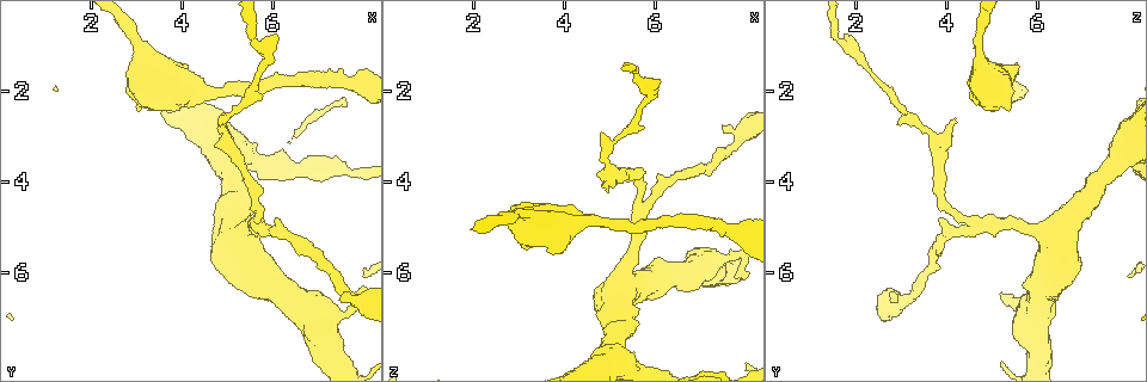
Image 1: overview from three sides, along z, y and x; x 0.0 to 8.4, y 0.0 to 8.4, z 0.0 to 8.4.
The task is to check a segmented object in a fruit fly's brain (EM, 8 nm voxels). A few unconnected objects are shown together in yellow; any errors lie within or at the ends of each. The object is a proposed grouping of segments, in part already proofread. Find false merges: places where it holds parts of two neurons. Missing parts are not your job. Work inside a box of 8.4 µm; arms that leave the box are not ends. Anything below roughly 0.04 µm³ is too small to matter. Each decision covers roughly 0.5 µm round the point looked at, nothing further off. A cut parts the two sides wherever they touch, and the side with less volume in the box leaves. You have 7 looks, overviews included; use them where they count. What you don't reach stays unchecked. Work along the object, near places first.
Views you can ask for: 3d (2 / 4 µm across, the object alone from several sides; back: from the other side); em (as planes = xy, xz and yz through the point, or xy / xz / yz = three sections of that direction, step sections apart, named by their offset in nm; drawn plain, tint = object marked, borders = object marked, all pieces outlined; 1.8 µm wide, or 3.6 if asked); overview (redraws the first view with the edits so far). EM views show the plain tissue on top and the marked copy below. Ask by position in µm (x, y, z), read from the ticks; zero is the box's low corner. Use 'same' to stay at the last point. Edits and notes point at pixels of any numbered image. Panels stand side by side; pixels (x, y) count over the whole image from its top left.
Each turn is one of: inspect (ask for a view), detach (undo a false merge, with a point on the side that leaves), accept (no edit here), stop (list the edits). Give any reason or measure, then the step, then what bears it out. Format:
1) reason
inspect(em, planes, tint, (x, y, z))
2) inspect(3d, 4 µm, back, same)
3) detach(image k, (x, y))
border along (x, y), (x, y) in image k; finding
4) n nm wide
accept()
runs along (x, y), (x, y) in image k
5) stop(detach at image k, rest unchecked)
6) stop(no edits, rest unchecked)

inspect(em, planes, tint, (4.90, 2.75, 3.40))

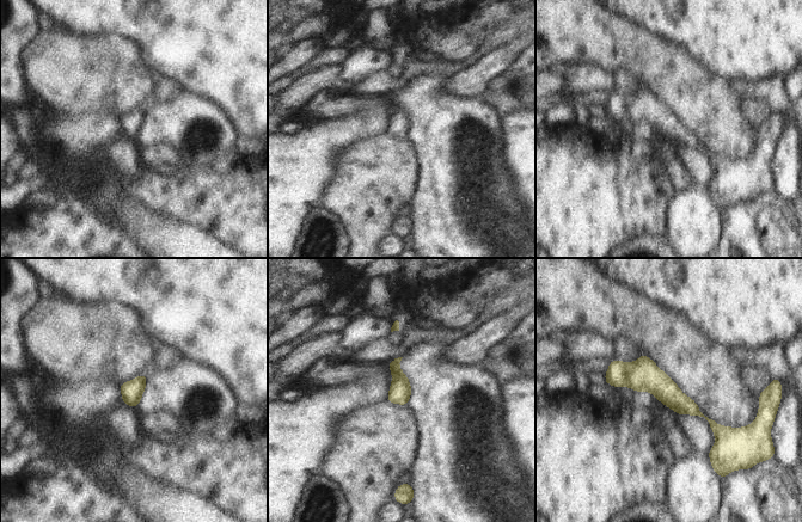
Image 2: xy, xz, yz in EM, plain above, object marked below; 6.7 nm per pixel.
accept()
one neuron here

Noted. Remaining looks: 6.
a fork
inspect(em, planes, tint, (5.65, 4.90, 4.70))

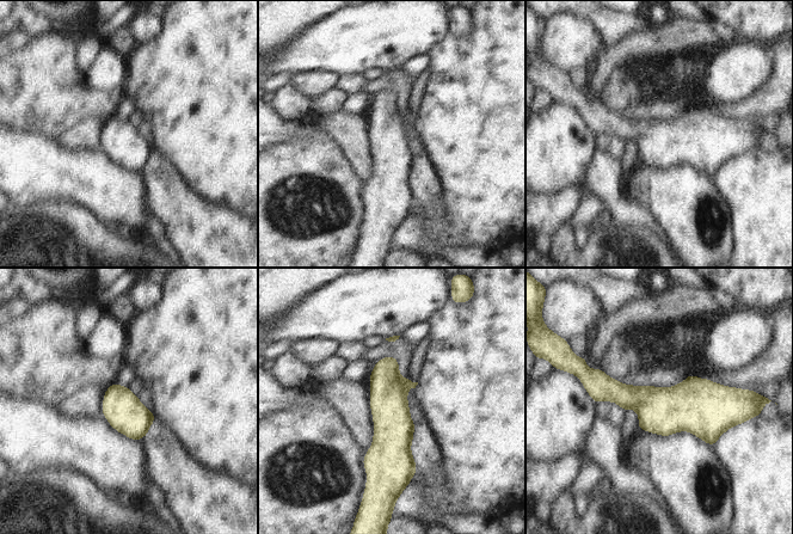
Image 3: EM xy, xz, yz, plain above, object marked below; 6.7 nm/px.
260 nm wide
accept()
runs along (589, 388), (643, 399), (731, 396) in image 3; one neuron here

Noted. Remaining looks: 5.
a fork
inspect(3d, 4 µm, (7.15, 6.85, 5.75))

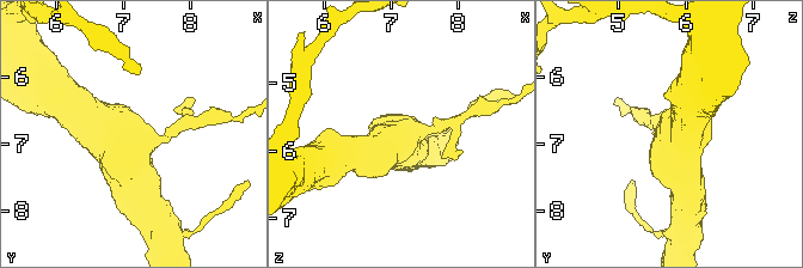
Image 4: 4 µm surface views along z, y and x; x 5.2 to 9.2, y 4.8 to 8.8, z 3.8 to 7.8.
3 arms; arms of 190, 500, 550 nm
inspect(em, 3.6 µm, yz, step 4, tint, (7.20, 6.90, 5.75))

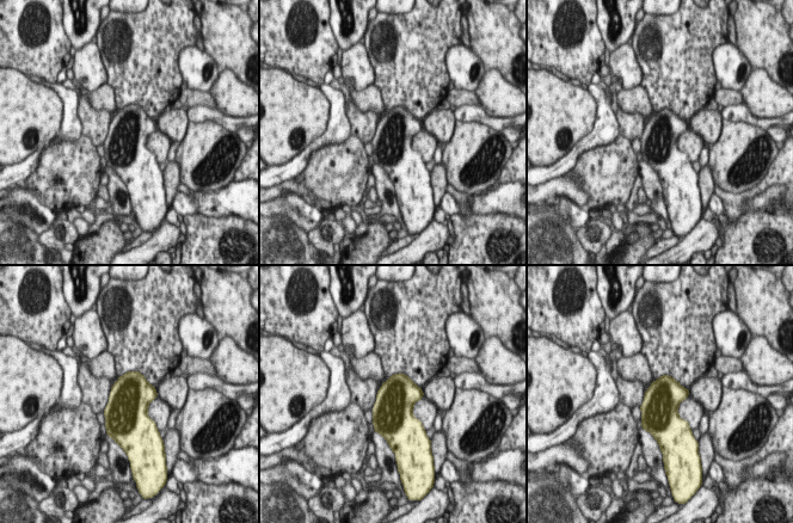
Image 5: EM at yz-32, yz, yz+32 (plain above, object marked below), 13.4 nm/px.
another direction
inspect(em, 3.6 µm, xy, step 16, tint, same)

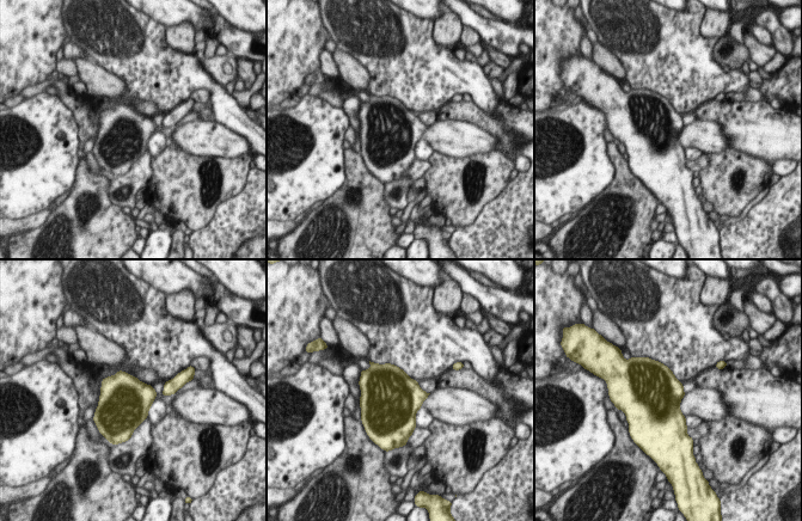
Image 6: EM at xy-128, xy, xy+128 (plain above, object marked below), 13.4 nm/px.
accept()
one neuron here

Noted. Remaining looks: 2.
stop(no edits, rest unchecked)

